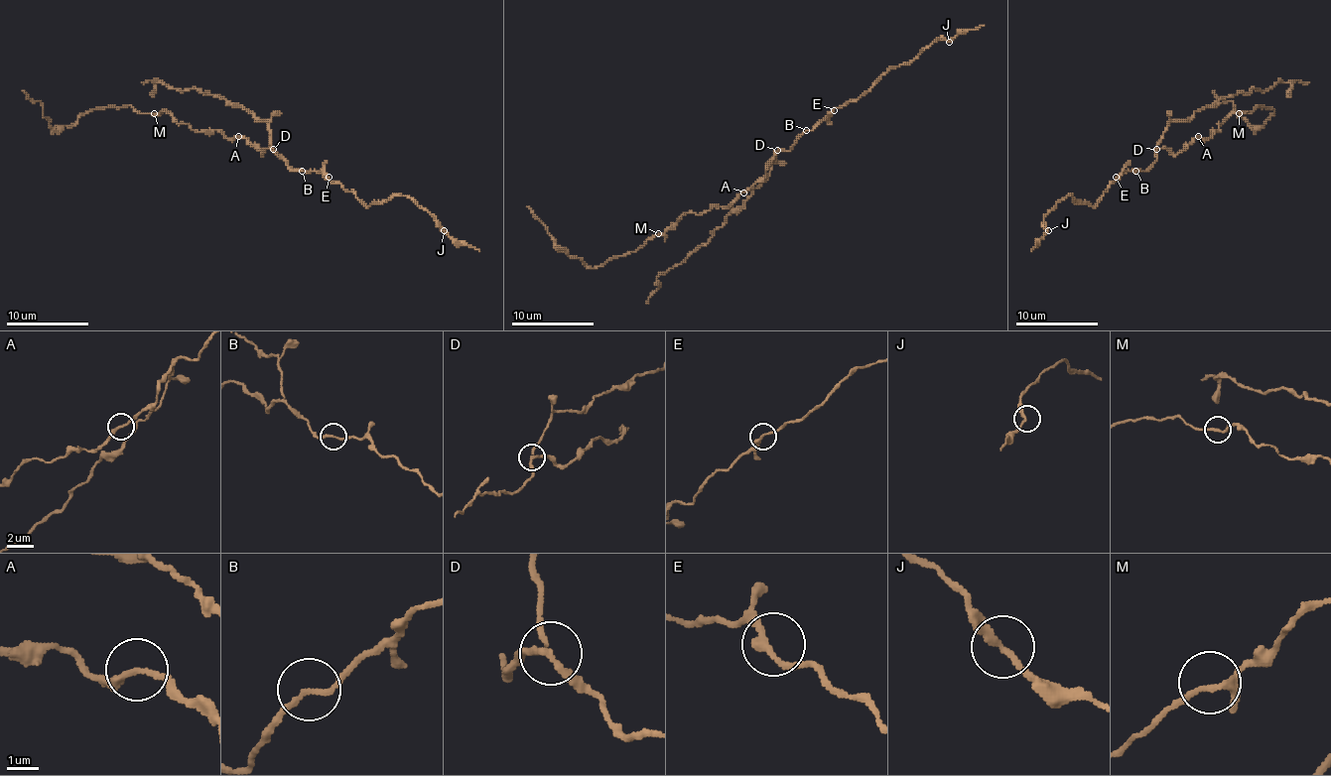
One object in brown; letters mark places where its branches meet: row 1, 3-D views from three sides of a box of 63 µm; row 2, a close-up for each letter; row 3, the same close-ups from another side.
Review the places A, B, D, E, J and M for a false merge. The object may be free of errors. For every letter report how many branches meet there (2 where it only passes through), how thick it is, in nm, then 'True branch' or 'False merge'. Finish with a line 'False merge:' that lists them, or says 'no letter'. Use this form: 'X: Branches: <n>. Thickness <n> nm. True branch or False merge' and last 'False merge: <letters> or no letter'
A: Branches: 2. Thickness 200 nm. True branch
B: Branches: 2. Thickness 180 nm. True branch
D: Branches: 3. Thickness 170 nm. False merge
E: Branches: 2. Thickness 220 nm. True branch
J: Branches: 2. Thickness 190 nm. True branch
M: Branches: 3. Thickness 170 nm. True branch
False merge: D

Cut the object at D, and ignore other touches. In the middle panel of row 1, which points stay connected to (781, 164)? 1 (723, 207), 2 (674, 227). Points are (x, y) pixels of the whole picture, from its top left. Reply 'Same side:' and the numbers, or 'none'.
Same side: none

